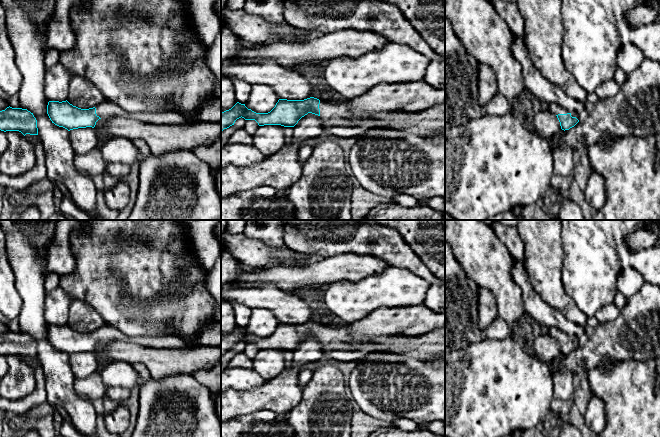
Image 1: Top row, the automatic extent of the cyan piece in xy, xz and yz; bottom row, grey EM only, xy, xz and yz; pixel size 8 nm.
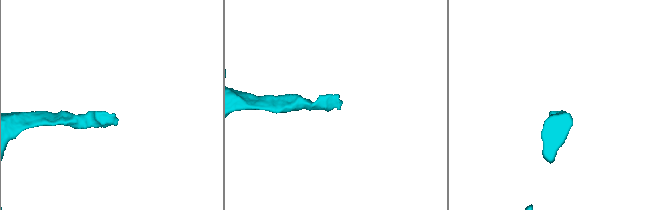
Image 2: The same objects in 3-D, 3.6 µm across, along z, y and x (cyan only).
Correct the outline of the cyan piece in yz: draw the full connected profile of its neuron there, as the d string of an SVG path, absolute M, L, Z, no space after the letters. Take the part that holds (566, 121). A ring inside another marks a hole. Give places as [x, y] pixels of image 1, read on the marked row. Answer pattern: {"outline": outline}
{"outline": "M555 103L549 104L548 109L557 116L561 129L564 131L569 130L579 122L574 115Z"}

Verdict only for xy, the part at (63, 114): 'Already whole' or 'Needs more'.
Needs more

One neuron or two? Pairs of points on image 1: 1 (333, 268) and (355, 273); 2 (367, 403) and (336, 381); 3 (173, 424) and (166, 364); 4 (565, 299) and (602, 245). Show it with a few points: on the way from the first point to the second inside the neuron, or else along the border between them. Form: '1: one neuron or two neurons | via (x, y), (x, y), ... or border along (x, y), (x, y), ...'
1: one neuron | via (338, 268), (350, 268)
2: two neurons | border along (352, 398), (355, 403)
3: two neurons | border along (191, 375), (173, 374), (165, 380), (152, 379)
4: two neurons | border along (562, 272), (563, 289), (583, 313)

